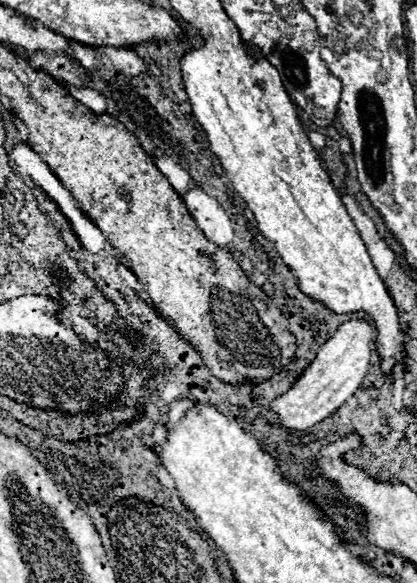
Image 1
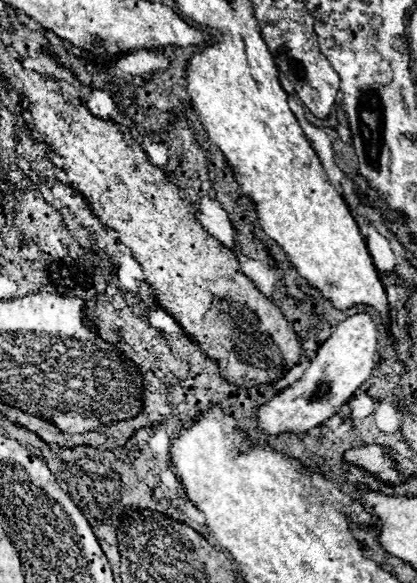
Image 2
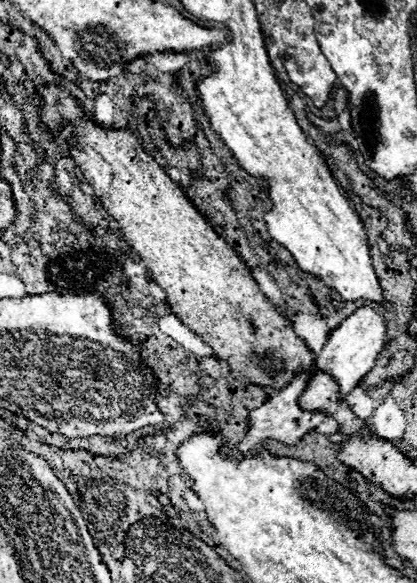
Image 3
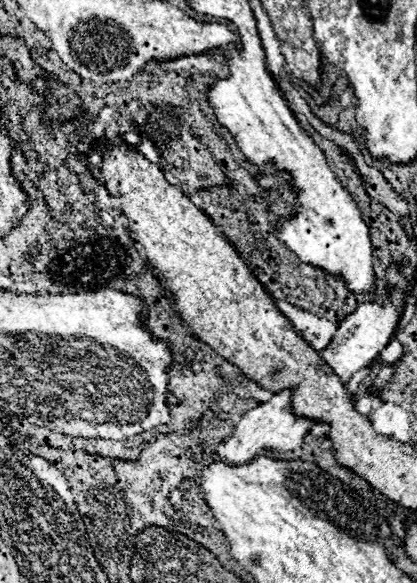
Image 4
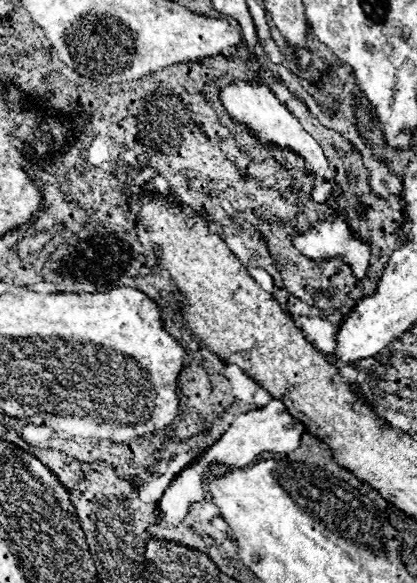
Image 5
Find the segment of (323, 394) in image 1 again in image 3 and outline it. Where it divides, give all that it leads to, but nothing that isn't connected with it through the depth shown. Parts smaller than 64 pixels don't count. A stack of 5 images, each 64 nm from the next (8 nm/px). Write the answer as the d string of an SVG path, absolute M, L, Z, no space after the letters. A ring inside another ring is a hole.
M362 306L352 316L342 320L336 330L332 330L322 352L316 356L316 362L314 362L316 370L328 372L338 382L340 398L346 398L346 394L372 370L372 364L378 352L384 348L384 336L386 336L384 318L372 308ZM304 372L300 376L296 376L296 380L292 380L288 386L284 386L278 394L270 396L268 402L264 402L260 408L250 412L250 430L246 434L246 438L238 444L238 454L246 456L252 454L252 450L256 446L260 446L264 440L278 440L284 444L296 444L304 434L308 434L310 430L314 430L320 422L324 422L328 418L326 412L310 412L310 410L302 410L298 400L302 396L302 392L306 390L310 380L310 372Z

